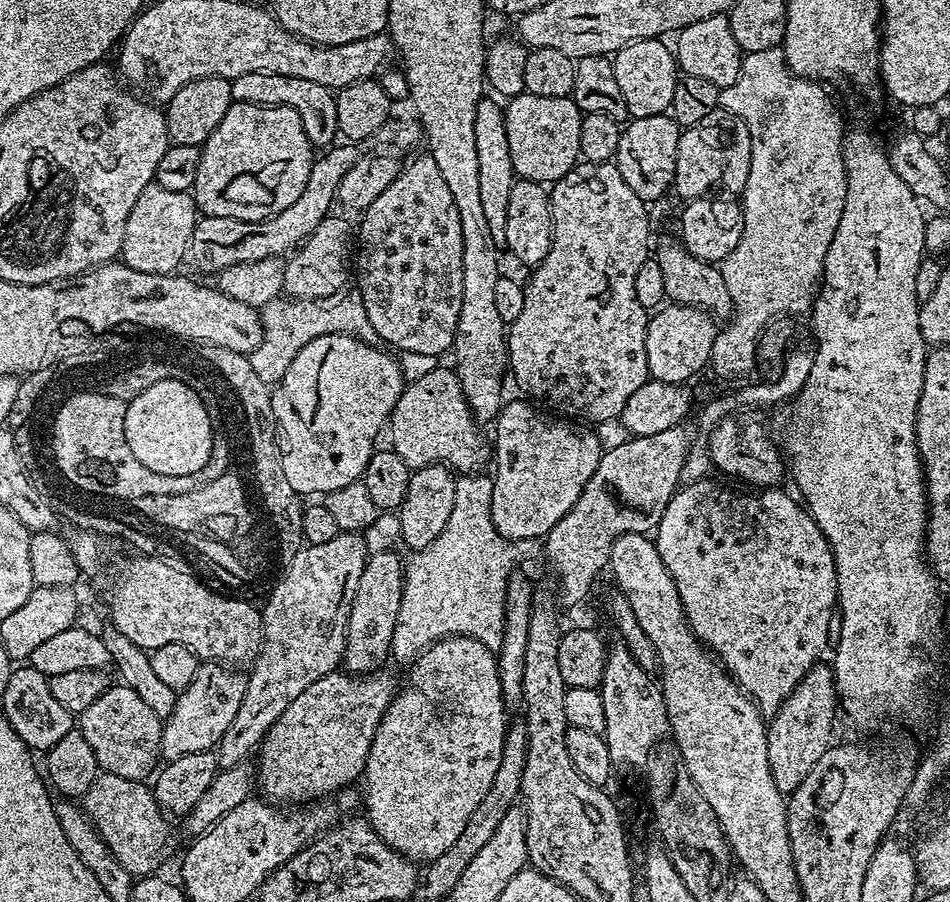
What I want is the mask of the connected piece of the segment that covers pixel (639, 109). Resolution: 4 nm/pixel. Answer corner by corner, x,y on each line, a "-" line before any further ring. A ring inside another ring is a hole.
663,39
635,40
618,50
611,57
614,78
626,98
629,117
646,118
663,116
672,107
674,86
678,79
678,65
671,47
664,45

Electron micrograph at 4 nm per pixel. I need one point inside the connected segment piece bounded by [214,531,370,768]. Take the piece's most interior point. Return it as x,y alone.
305,618

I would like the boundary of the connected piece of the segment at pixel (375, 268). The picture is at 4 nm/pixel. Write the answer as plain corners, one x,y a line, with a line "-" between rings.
421,154
414,157
409,164
405,163
400,169
398,178
394,178
394,182
390,182
390,186
386,186
386,190
382,190
382,194
378,194
378,198
374,198
374,202
370,202
370,206
363,209
361,216
364,217
360,220
360,228
358,224
358,247
354,252
354,284
356,280
355,287
366,306
366,318
370,318
370,326
374,326
377,337
381,341
384,339
385,345
393,344
388,346
399,353
413,352
430,354
437,358
443,357
443,352
447,353
452,343
456,341
458,314
462,310
462,218
458,218
458,206
454,206
450,186
446,186
442,173
438,171
438,162
434,162
434,158
430,155

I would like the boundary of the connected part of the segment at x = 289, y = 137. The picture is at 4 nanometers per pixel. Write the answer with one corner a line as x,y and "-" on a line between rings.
234,102
226,110
222,122
218,122
214,134
210,134
208,141
200,148
200,165
198,166
198,178
194,189
196,207
203,215
217,216
218,218
234,218
235,220
265,220
270,218
290,207
298,199
298,194
302,194
302,190
306,190
306,182
312,173
313,159
314,149
311,142
306,138
302,118
294,110
290,110
290,106
282,106
281,104
237,104

